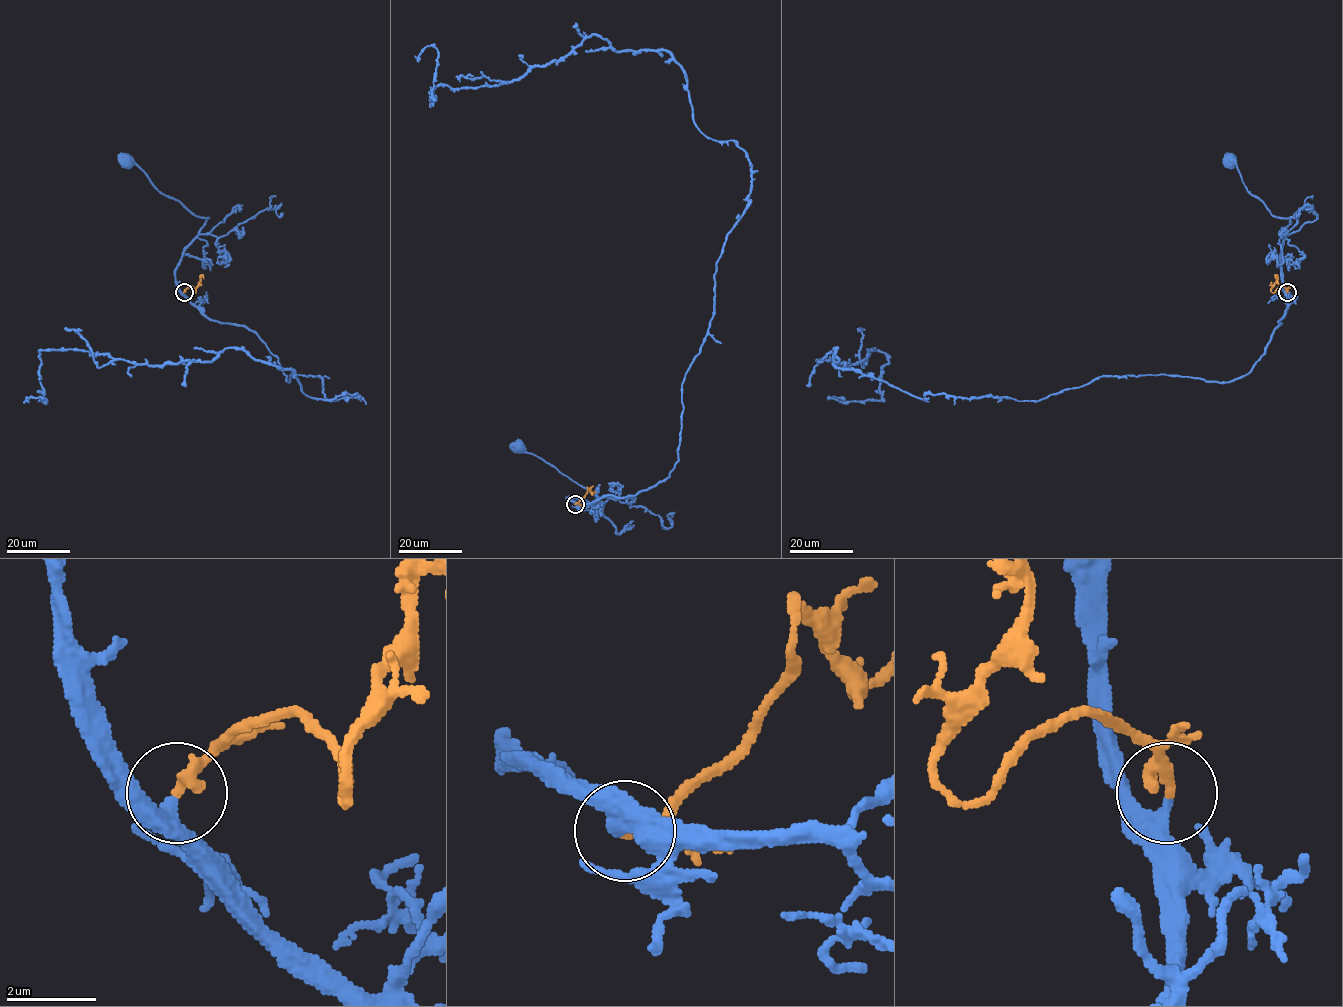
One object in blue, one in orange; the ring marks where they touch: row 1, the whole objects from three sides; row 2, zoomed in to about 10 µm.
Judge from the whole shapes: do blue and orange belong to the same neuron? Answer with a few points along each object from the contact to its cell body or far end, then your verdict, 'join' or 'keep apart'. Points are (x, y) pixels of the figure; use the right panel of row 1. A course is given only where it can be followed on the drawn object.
blue runs (1287, 292), (1281, 279), (1281, 247), (1297, 221), (1273, 216), (1247, 190), (1235, 162), (1230, 160); orange runs (1287, 292), (1281, 286), (1271, 291), (1276, 278); join

